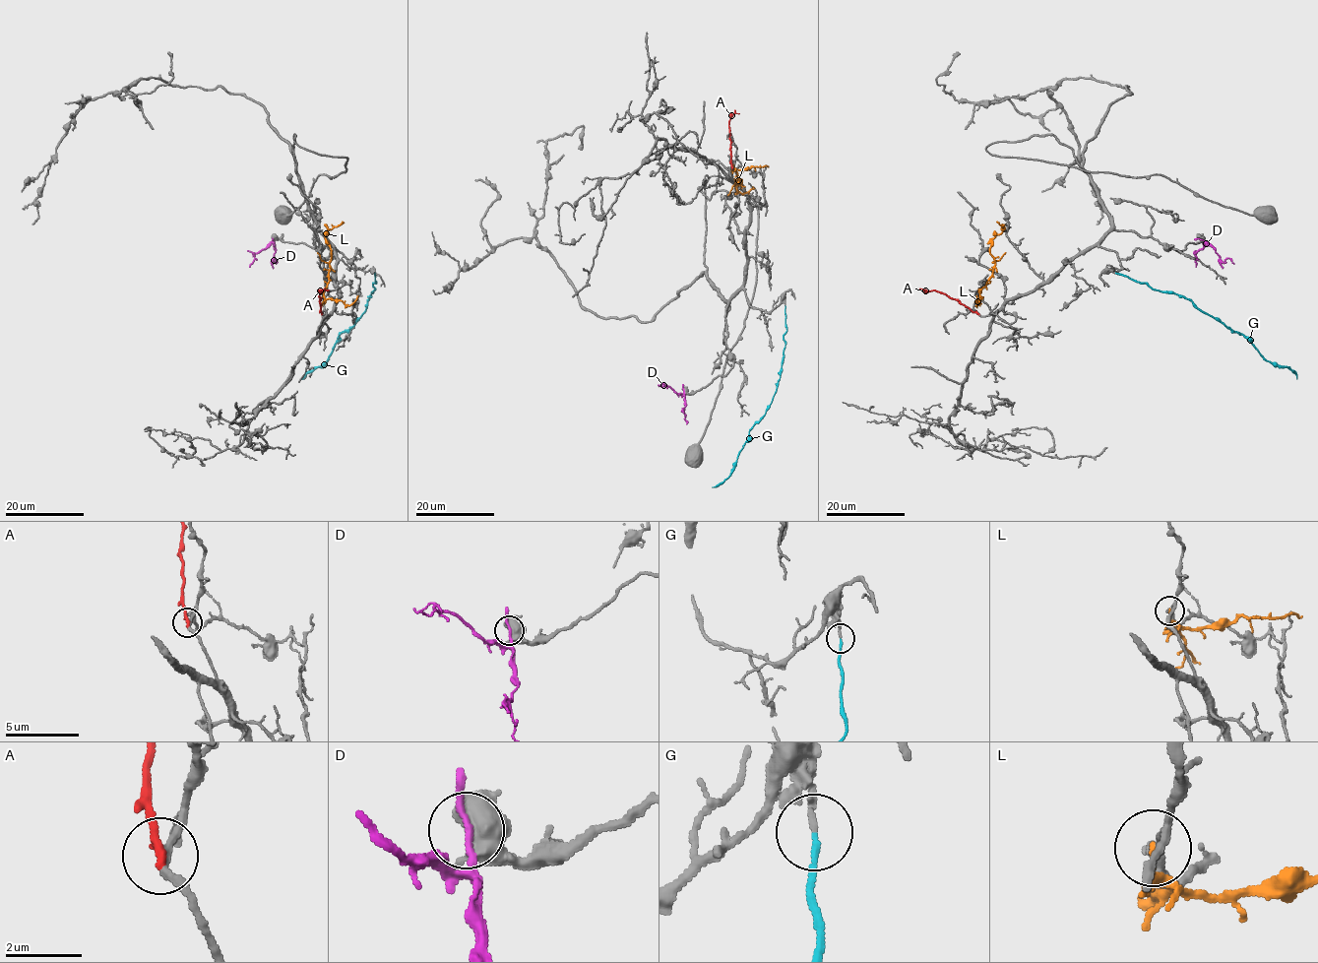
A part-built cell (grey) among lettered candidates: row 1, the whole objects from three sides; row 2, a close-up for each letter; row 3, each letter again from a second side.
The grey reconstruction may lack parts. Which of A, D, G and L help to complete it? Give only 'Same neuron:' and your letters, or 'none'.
Same neuron: G

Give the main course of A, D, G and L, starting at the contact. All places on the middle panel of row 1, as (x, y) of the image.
A: (732, 167), (728, 126), (730, 117), (734, 113), (739, 114)
D: (683, 390), (686, 423)
G: (785, 305), (785, 343), (773, 400), (766, 414), (749, 431), (749, 438), (732, 473), (712, 486)
L: (733, 165), (739, 185), (741, 180), (735, 184), (738, 193), (749, 192), (752, 187)

